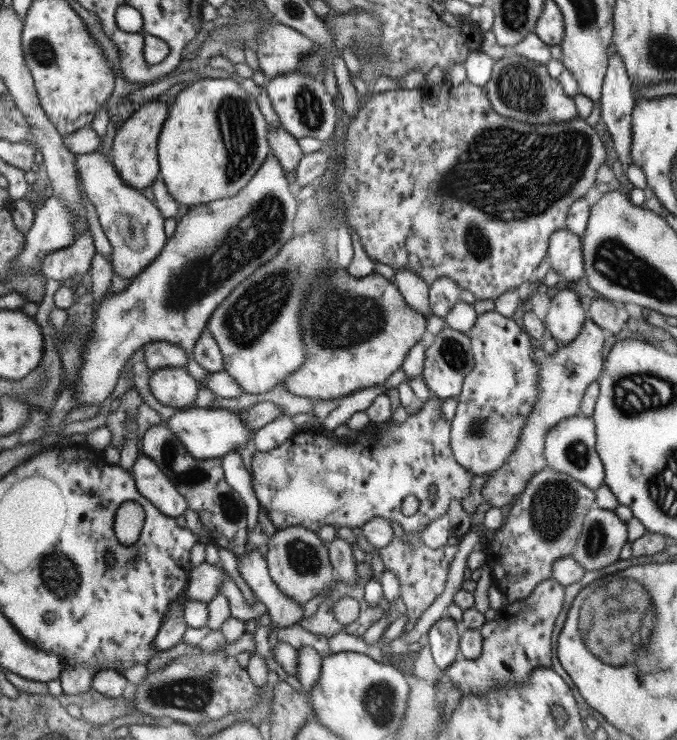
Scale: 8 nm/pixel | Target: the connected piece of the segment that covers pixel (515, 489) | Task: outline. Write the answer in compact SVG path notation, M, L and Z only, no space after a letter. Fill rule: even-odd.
M586 318L577 336L567 344L558 344L555 352L544 353L540 346L534 346L538 396L535 403L531 405L531 411L527 413L526 424L519 432L519 439L515 441L513 451L503 461L501 467L488 474L487 481L481 488L483 502L489 503L489 506L493 508L506 509L523 492L531 476L546 468L545 457L543 457L545 435L561 420L579 414L578 410L585 388L597 380L601 374L604 364L601 360L601 348L606 340L604 337L602 328Z

